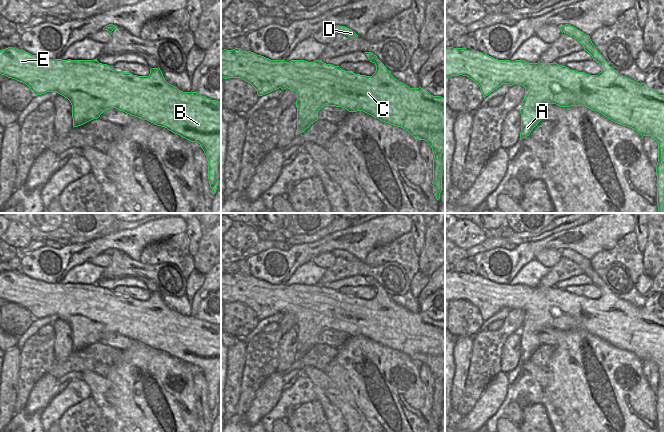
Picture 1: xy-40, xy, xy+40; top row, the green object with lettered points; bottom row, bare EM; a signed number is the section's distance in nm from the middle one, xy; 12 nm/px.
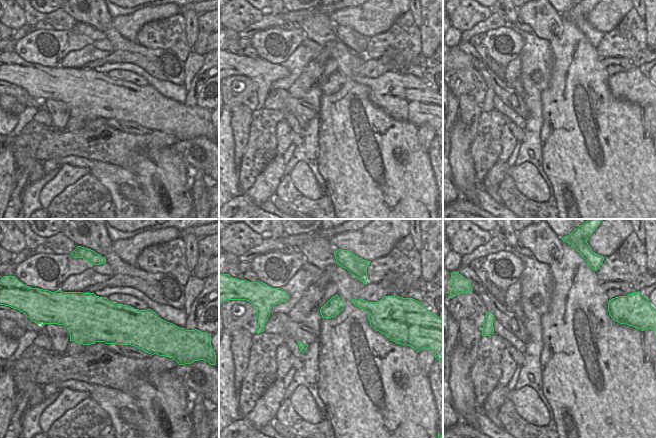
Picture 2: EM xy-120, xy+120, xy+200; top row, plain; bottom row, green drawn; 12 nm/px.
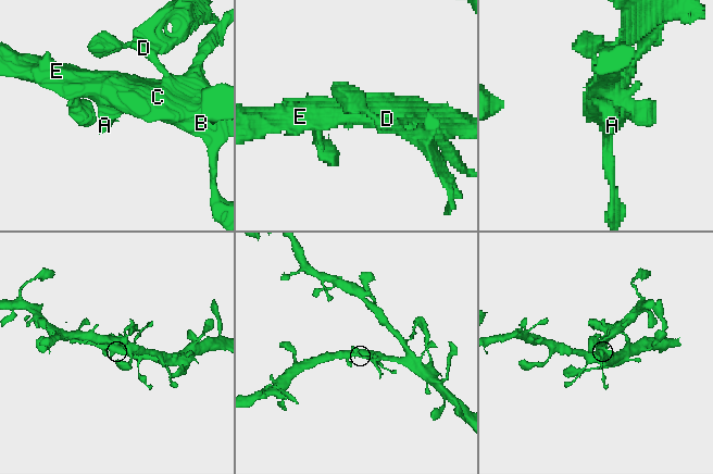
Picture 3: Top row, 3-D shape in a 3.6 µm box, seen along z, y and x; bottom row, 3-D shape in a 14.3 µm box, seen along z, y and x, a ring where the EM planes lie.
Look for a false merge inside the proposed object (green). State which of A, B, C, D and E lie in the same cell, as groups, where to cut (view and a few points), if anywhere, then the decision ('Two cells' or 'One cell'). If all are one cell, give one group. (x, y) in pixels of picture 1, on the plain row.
Groups: A B C E / D. Split along xy+40 (605, 285), (599, 287). Two cells.

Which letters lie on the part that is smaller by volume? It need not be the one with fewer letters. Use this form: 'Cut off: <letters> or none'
Cut off: D

